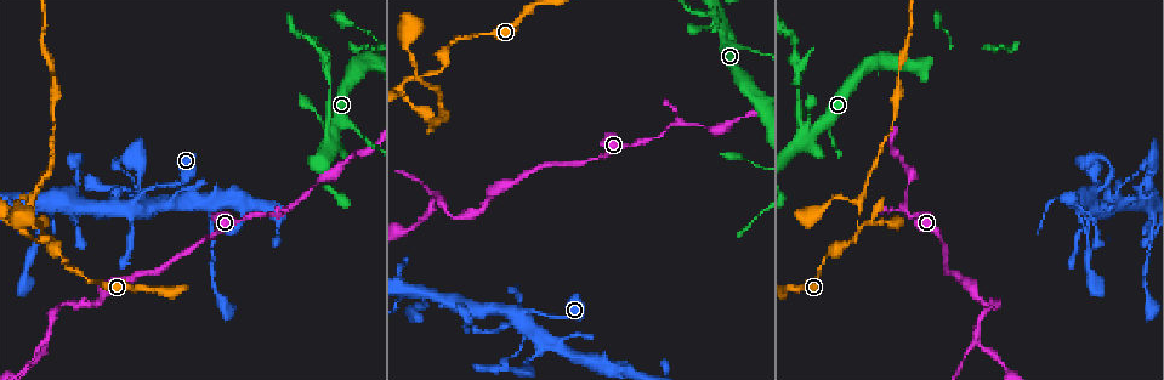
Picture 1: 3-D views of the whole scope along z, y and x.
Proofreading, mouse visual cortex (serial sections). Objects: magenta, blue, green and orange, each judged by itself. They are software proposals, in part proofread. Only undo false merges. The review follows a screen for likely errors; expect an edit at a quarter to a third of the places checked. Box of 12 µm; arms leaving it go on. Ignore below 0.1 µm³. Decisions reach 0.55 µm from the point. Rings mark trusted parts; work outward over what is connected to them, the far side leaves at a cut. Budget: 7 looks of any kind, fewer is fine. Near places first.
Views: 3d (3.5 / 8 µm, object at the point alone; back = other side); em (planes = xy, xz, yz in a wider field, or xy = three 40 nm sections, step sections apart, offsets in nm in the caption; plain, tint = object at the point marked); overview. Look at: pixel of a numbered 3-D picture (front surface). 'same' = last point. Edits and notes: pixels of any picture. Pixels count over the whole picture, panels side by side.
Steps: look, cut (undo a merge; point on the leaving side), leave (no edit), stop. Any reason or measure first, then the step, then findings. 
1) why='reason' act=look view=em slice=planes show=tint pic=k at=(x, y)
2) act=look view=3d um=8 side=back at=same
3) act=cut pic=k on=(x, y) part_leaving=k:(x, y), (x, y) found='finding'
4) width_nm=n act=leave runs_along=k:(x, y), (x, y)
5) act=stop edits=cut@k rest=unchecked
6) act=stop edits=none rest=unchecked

why='branch point' act=look view=3d um=3.5 pic=1 at=(803, 140)

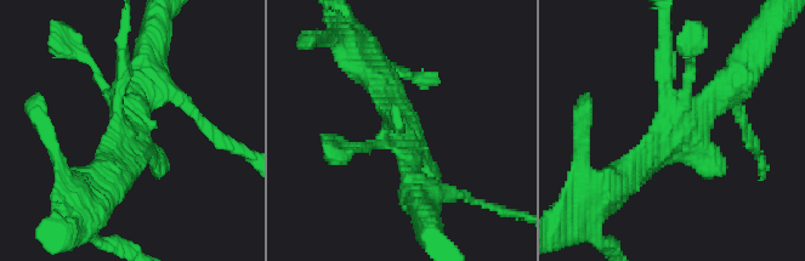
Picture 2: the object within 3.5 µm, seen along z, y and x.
act=look view=em slice=planes show=tint pic=2 at=(673, 129)

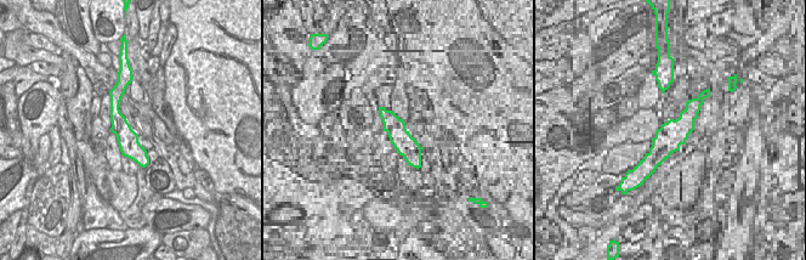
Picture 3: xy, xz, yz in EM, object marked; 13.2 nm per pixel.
act=leave runs_along=3:(118, 94), (115, 117), (143, 163) found='all the same cell'

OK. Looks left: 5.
why='thin arm on a thick one' act=look view=3d um=3.5 pic=1 at=(430, 71)

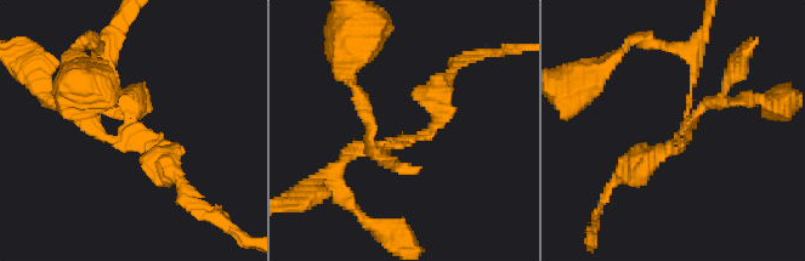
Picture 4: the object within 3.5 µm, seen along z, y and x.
arms=3 arm_widths_nm=100,150,300 why='need the tissue' act=look view=em slice=xy step=5 show=tint pic=4 at=(131, 143)

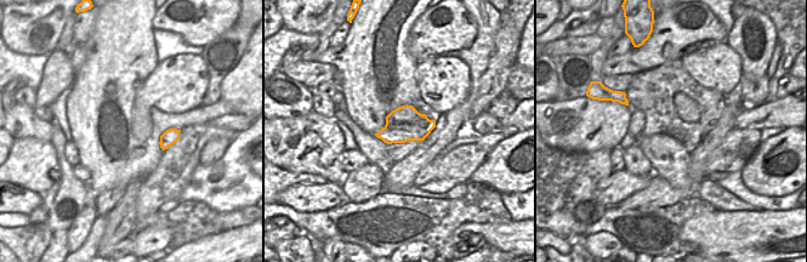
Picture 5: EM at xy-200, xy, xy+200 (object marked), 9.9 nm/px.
act=cut pic=4 on=(693, 74) part_leaving=4:(685, 117), (695, 54), (655, 43) found='two cells meet here'

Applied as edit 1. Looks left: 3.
why='sharp bend' act=look view=3d um=8 pic=1 at=(132, 204)

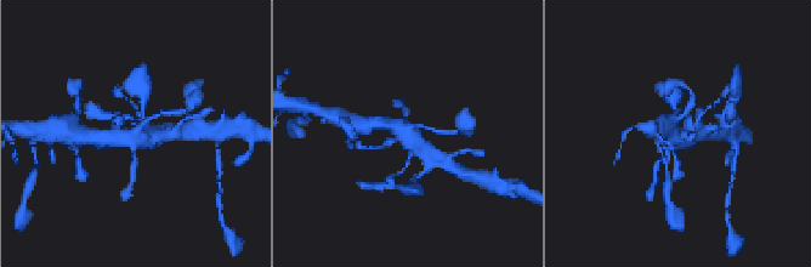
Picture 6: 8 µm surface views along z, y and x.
act=look view=em slice=planes show=tint pic=6 at=(138, 132)

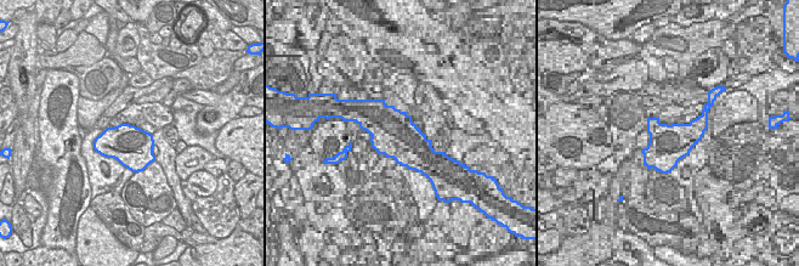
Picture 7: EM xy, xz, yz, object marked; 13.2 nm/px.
act=leave found='continuous, no second cell'

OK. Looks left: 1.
act=stop edits=cut@4 rest=unchecked

